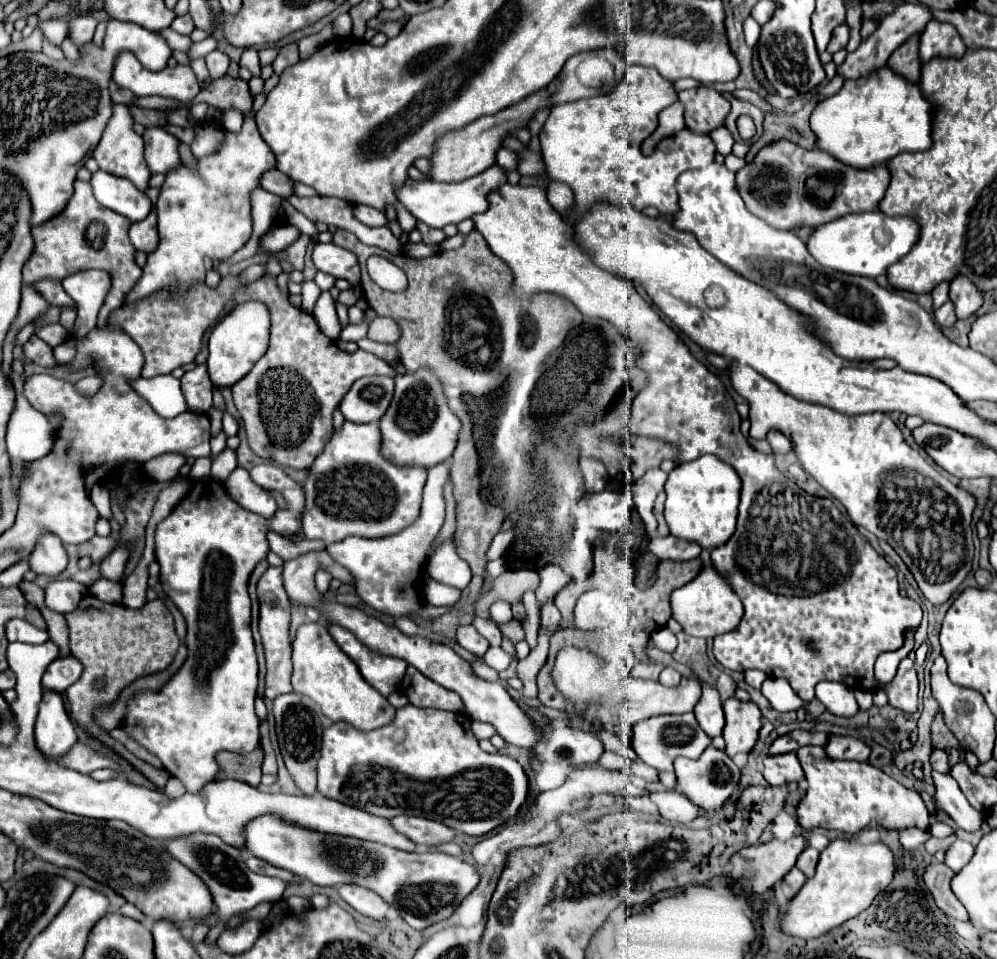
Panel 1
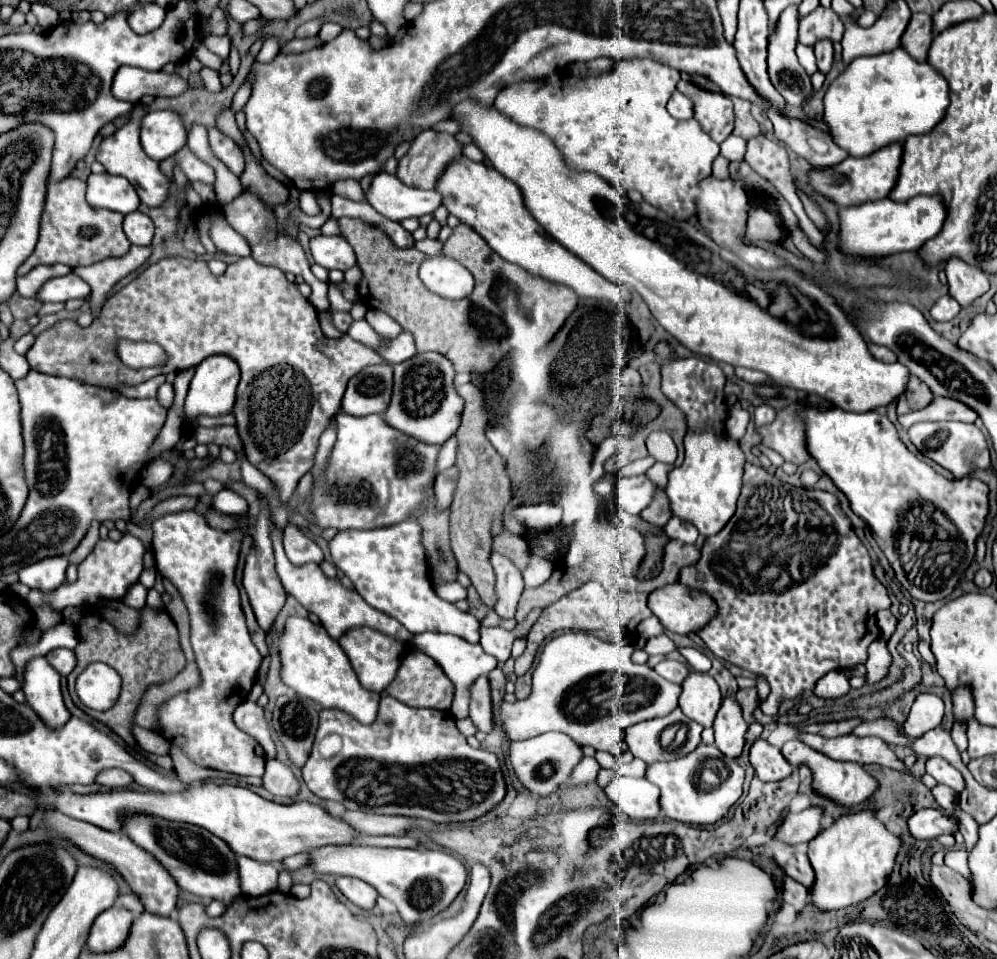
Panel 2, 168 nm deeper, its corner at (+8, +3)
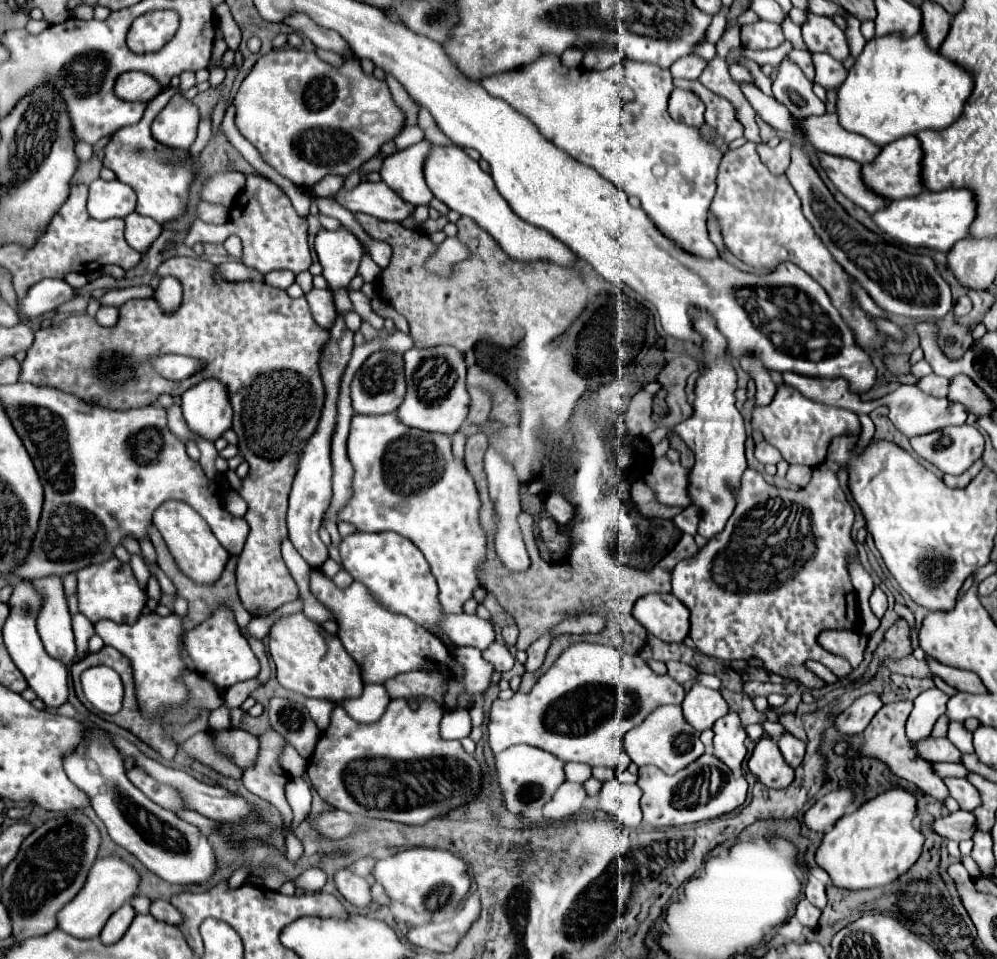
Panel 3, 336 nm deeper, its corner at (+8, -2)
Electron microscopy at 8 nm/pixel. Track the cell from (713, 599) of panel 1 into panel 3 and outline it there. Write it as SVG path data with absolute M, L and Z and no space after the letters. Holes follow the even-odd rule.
M671 593L641 597L633 607L633 617L665 643L681 643L689 633L689 609Z

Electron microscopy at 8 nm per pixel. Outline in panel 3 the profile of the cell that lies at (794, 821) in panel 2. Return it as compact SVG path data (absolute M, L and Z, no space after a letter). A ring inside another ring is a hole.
M845 787L845 789L837 789L827 793L825 797L821 797L803 817L803 823L813 829L813 831L823 831L827 833L829 829L833 829L833 825L843 817L845 809L853 805L855 793L853 789Z

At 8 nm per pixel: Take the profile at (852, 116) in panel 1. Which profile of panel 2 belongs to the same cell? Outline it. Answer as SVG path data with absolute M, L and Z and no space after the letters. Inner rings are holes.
M895 48L893 52L887 52L887 54L855 58L843 70L843 74L829 86L823 98L823 104L825 104L823 122L829 126L829 134L833 142L839 148L843 148L849 156L861 158L889 144L903 142L909 134L931 132L945 116L945 110L949 106L949 88L945 78L939 72L935 72L929 64L925 62L919 64L903 48Z

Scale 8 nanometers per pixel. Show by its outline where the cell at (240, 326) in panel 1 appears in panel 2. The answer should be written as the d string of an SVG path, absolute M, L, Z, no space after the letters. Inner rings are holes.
M215 354L205 358L197 370L195 376L189 384L189 392L185 398L185 416L187 418L195 418L199 414L209 414L209 416L217 416L217 414L227 414L233 408L235 402L235 388L239 384L239 364L225 354Z

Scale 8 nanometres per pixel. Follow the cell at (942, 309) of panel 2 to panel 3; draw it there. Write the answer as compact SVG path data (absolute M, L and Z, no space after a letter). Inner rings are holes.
M967 295L959 297L959 299L955 301L955 305L953 305L953 313L955 313L955 317L965 317L971 309L973 309L973 303L971 303L971 299L969 299Z

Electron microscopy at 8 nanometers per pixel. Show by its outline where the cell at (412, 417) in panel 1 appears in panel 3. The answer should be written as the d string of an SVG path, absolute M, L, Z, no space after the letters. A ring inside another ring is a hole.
M437 345L433 349L409 349L405 351L405 377L407 377L407 395L403 405L397 409L399 419L423 431L437 431L453 435L461 429L467 411L469 411L469 393L467 393L467 365L463 353L449 345Z

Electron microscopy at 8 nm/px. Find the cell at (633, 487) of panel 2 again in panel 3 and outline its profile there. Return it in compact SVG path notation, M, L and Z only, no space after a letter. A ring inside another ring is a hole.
M667 455L655 461L651 473L645 475L651 489L657 493L657 499L667 505L687 507L689 501L689 469L683 469L679 463L671 463Z

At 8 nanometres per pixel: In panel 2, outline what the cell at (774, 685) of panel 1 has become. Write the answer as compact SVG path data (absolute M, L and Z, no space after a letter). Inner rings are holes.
M723 698L715 724L713 724L715 746L727 758L737 758L743 750L747 728L749 724L743 720L741 704L735 698Z

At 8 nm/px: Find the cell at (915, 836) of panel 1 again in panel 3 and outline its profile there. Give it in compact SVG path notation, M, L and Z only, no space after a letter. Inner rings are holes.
M957 811L957 813L951 813L947 817L937 819L933 823L933 829L941 837L955 839L955 841L963 841L963 839L971 839L973 837L973 833L977 831L977 825L975 825L973 813Z

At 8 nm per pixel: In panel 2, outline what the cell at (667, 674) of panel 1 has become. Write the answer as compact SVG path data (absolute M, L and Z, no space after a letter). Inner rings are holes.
M663 660L655 666L655 672L659 676L663 676L665 680L669 682L675 682L675 684L681 684L685 680L685 676L689 674L689 668L681 662L675 662L675 660Z

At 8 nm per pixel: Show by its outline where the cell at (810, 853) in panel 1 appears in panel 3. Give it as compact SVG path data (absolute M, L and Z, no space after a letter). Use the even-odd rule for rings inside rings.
M809 873L809 879L807 879L807 887L805 887L805 897L815 905L815 907L819 907L819 909L823 909L825 905L827 905L827 895L825 895L825 883L817 877L817 875L813 875L813 873Z

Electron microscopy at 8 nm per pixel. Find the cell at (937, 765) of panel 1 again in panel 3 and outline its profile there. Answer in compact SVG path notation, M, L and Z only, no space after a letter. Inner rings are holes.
M947 777L945 783L949 785L951 797L961 805L963 811L975 811L981 805L981 795L977 793L977 789L967 779Z

